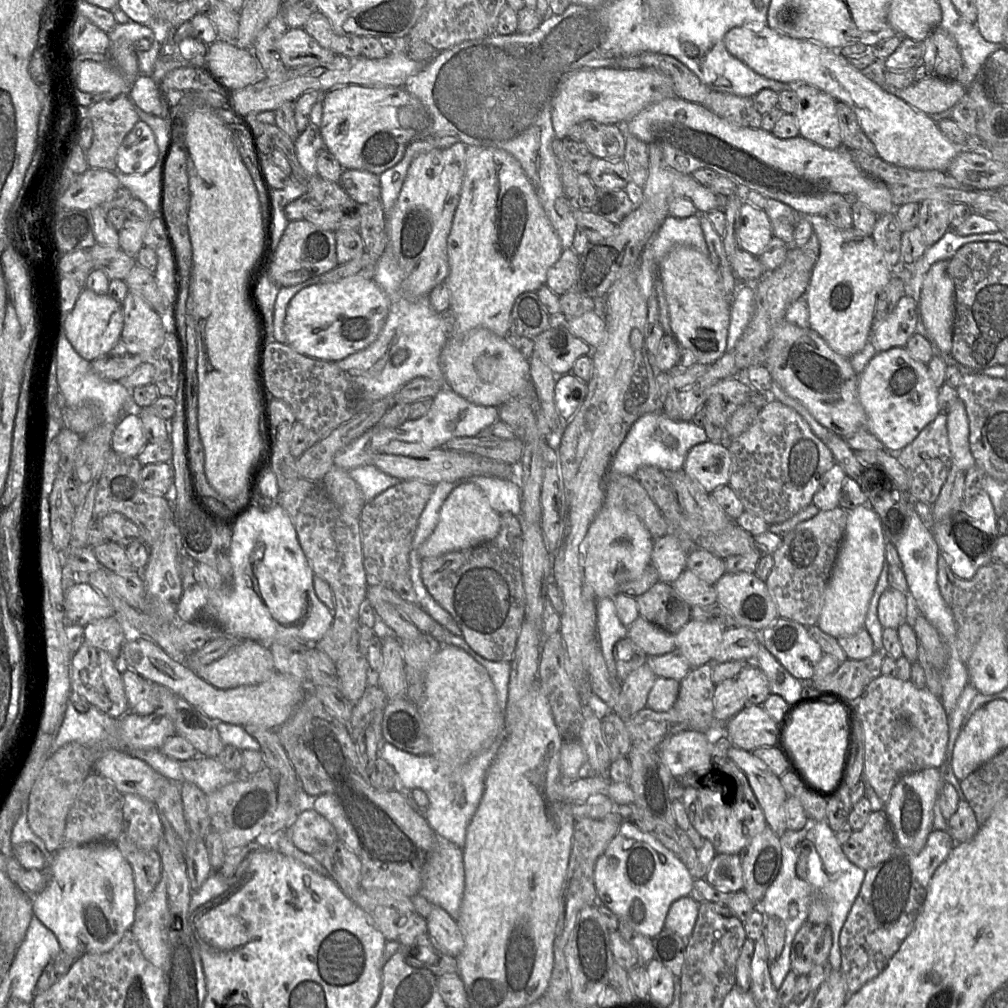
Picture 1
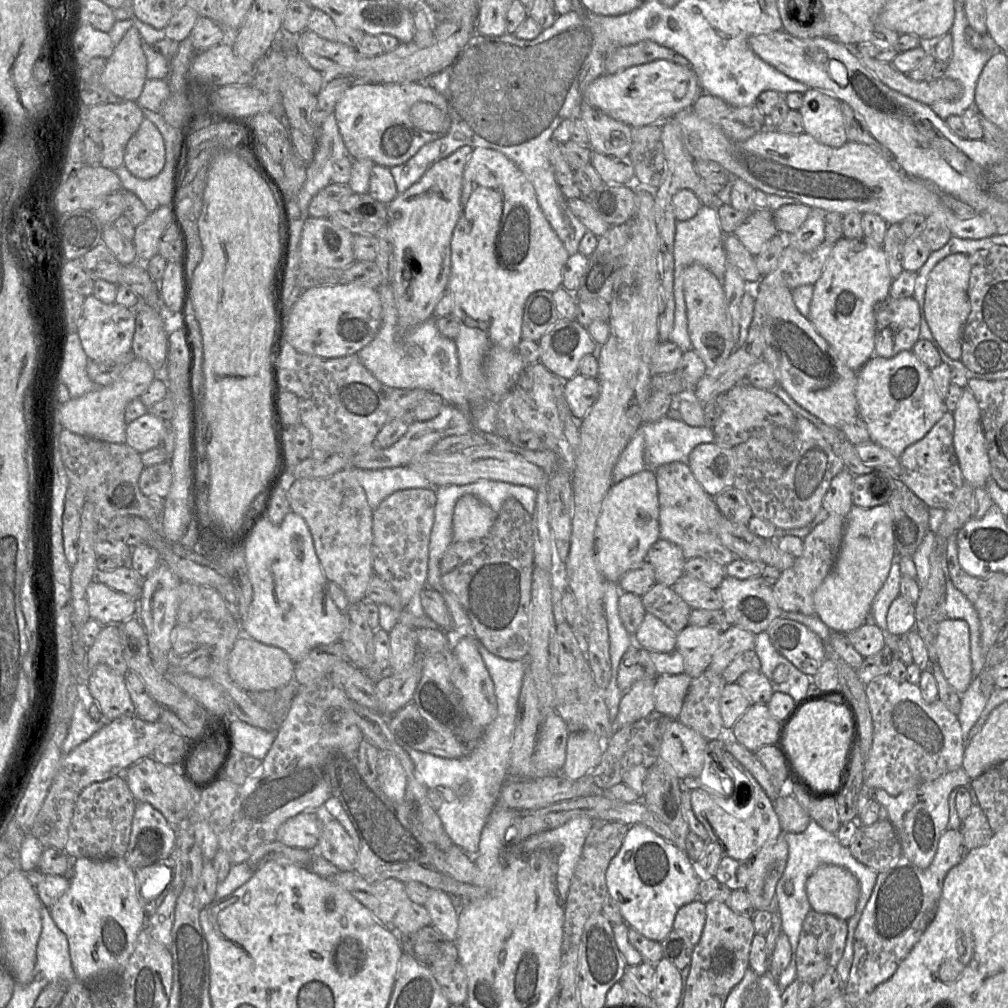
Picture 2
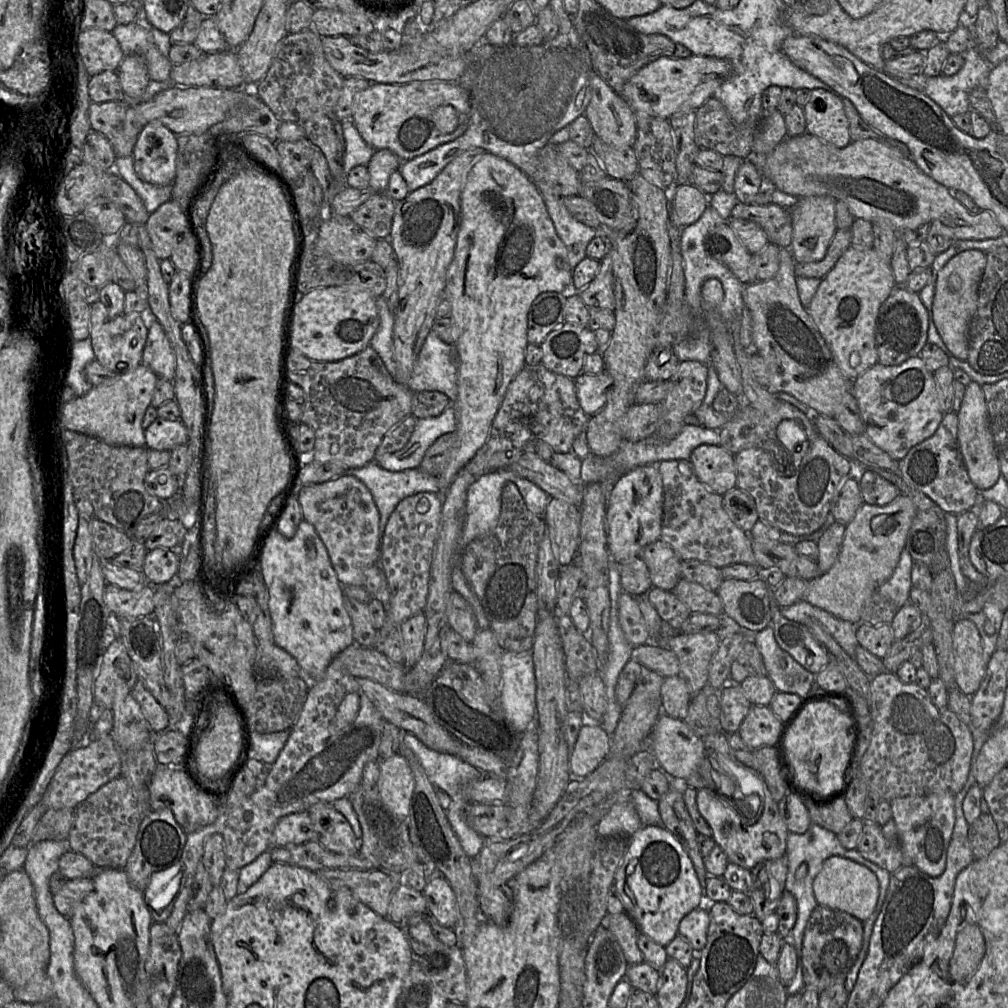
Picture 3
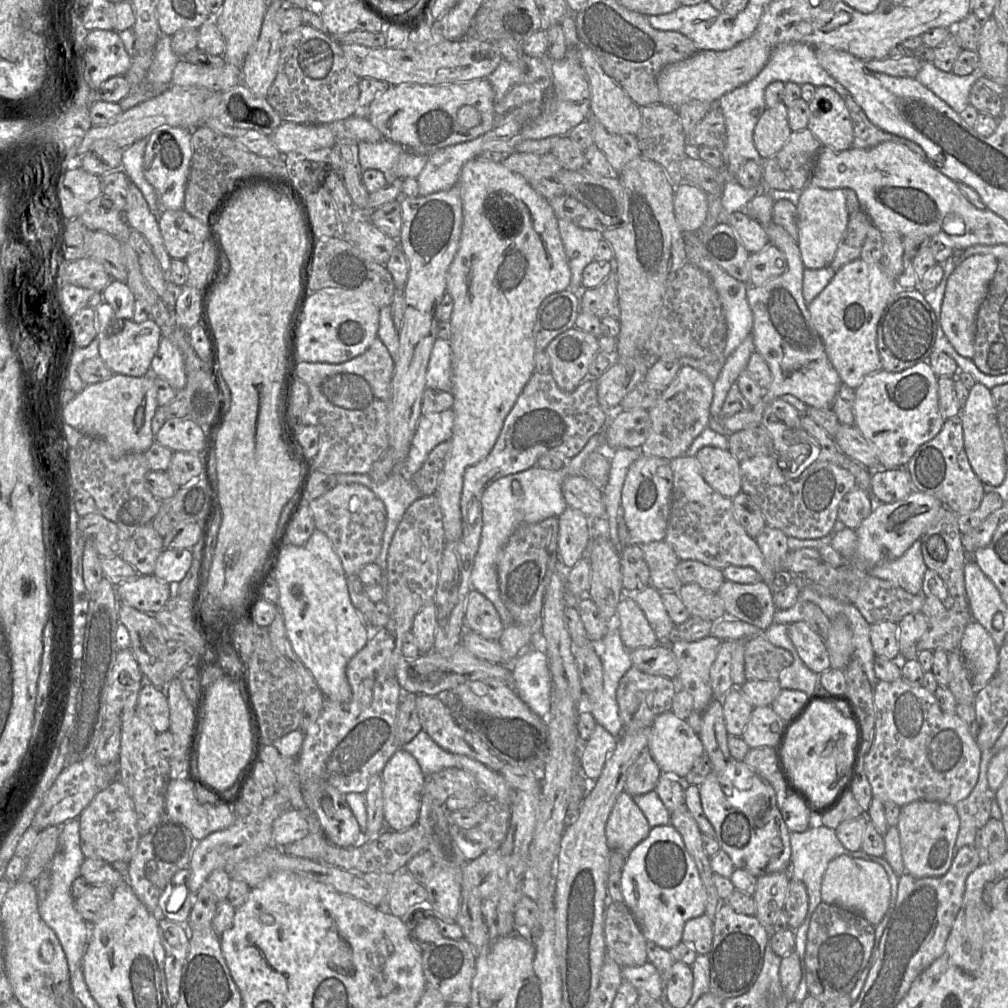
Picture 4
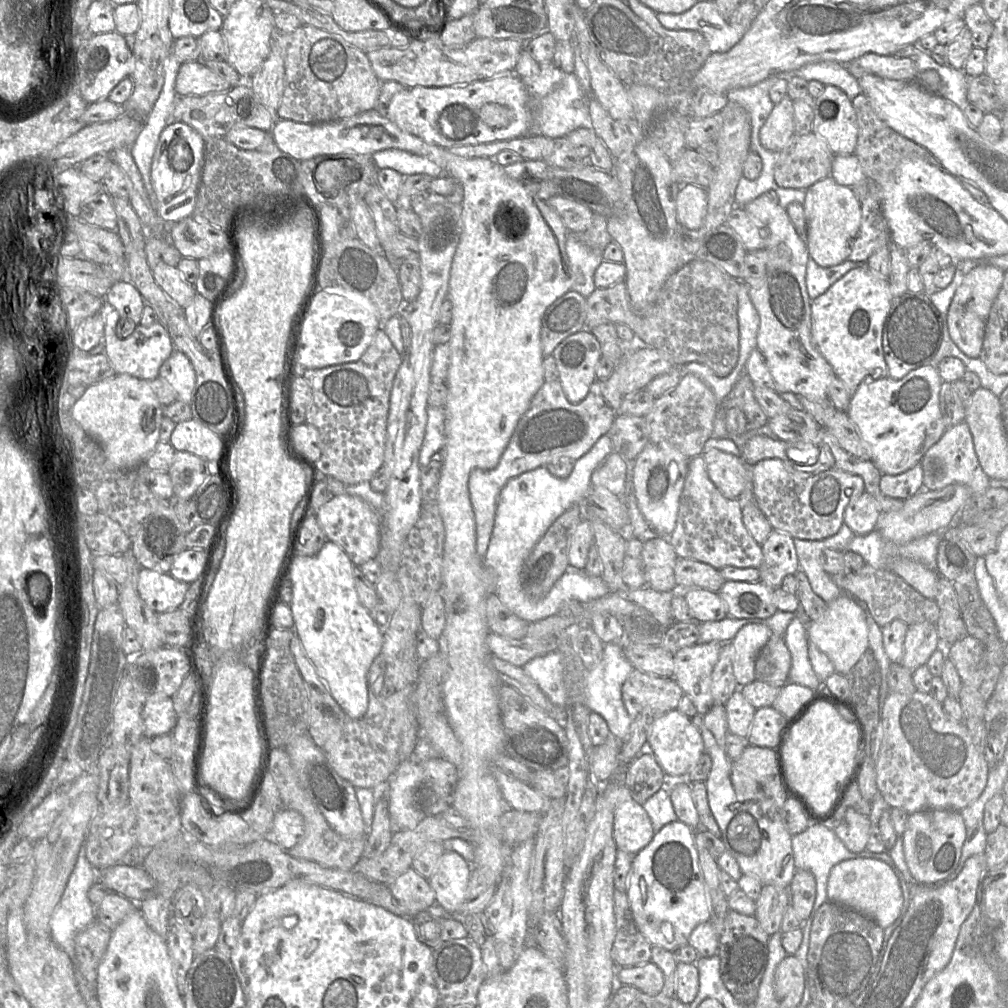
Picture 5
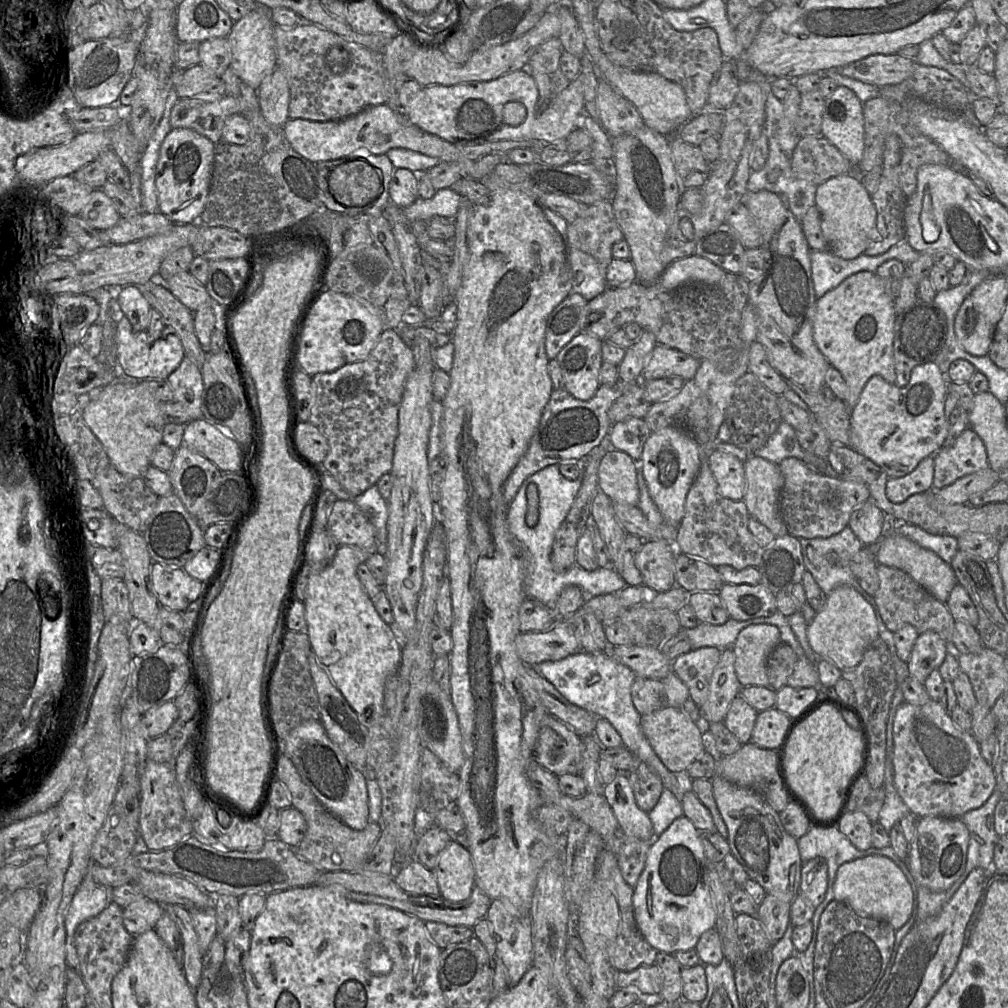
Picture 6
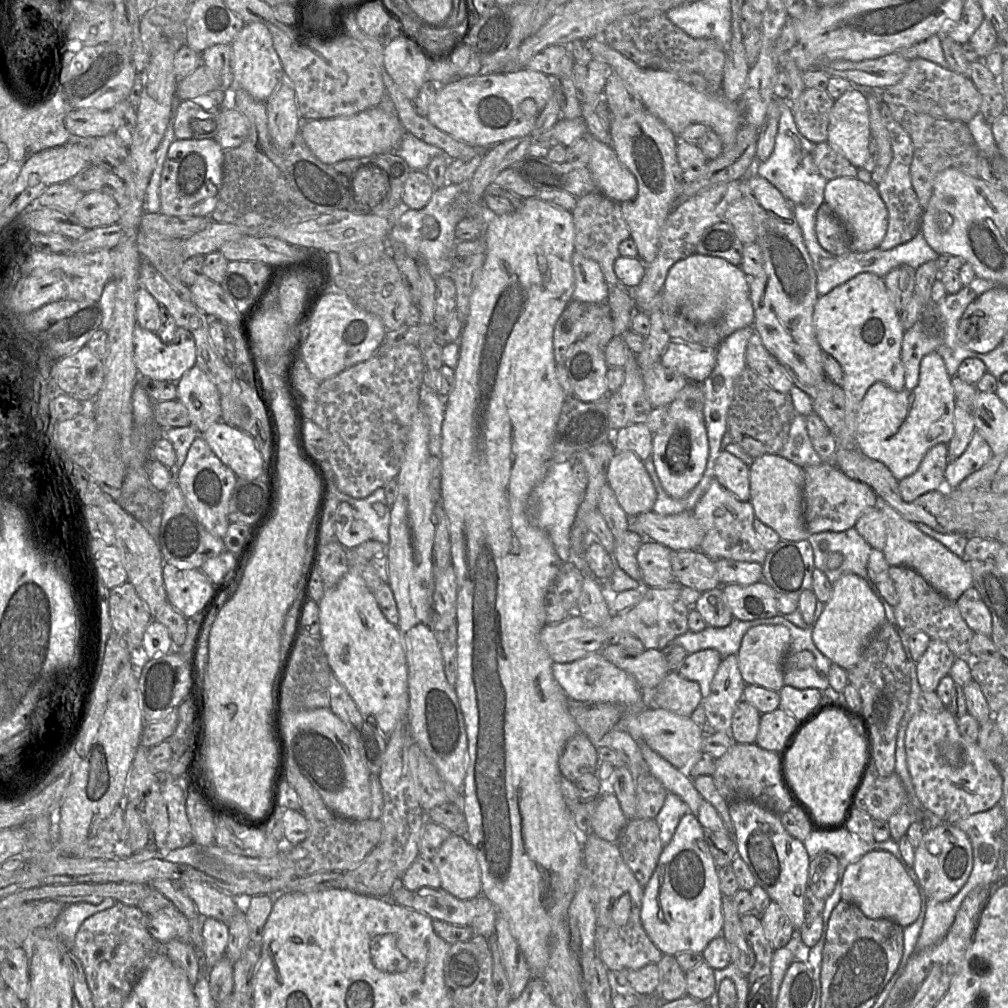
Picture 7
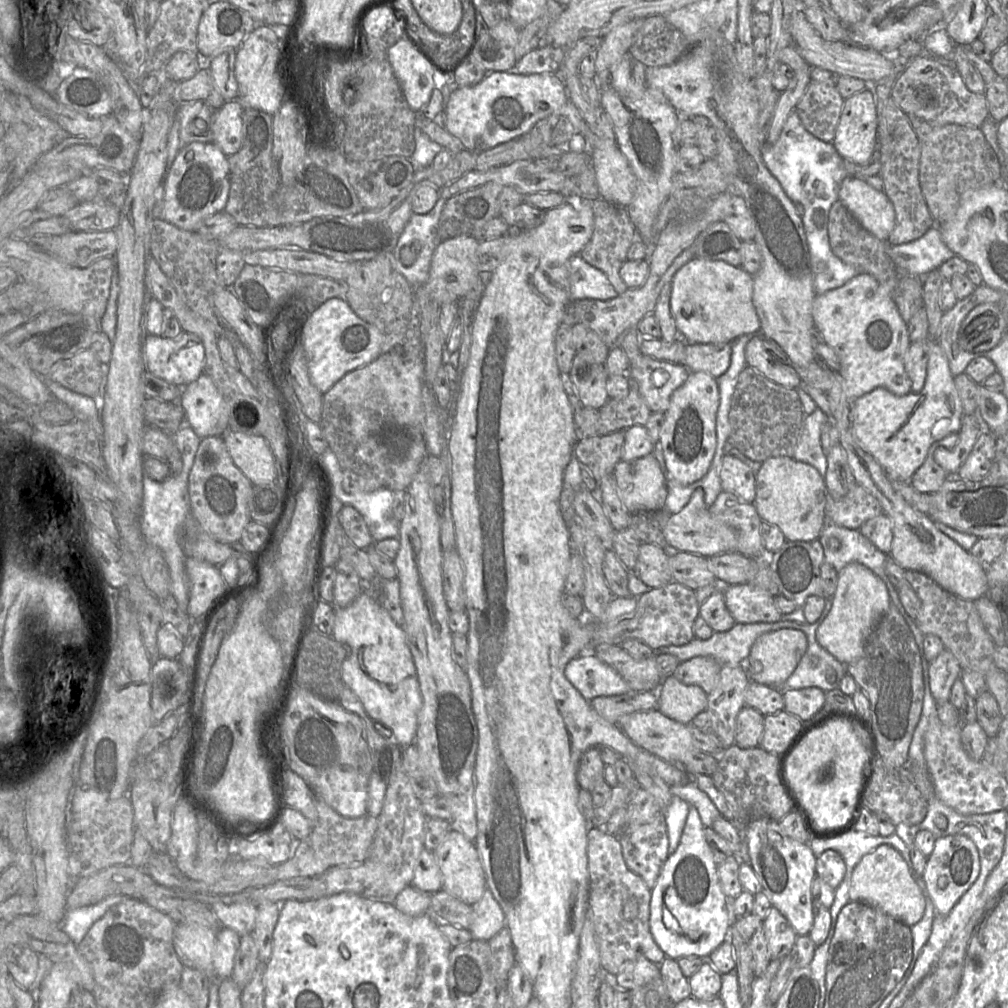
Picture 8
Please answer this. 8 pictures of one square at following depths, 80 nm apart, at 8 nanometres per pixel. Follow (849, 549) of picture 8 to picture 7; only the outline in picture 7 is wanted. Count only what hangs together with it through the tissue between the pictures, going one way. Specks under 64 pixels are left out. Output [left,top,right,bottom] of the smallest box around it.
[807,528,872,584]

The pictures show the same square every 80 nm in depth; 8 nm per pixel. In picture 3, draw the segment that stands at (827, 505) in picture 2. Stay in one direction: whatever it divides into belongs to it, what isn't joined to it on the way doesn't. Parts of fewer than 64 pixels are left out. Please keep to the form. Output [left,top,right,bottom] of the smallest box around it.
[830,477,863,525]

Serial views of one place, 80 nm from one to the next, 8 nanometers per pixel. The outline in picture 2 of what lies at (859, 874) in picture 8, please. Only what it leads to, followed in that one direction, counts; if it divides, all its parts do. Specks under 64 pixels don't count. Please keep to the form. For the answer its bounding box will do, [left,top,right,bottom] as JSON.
[806,864,859,921]

